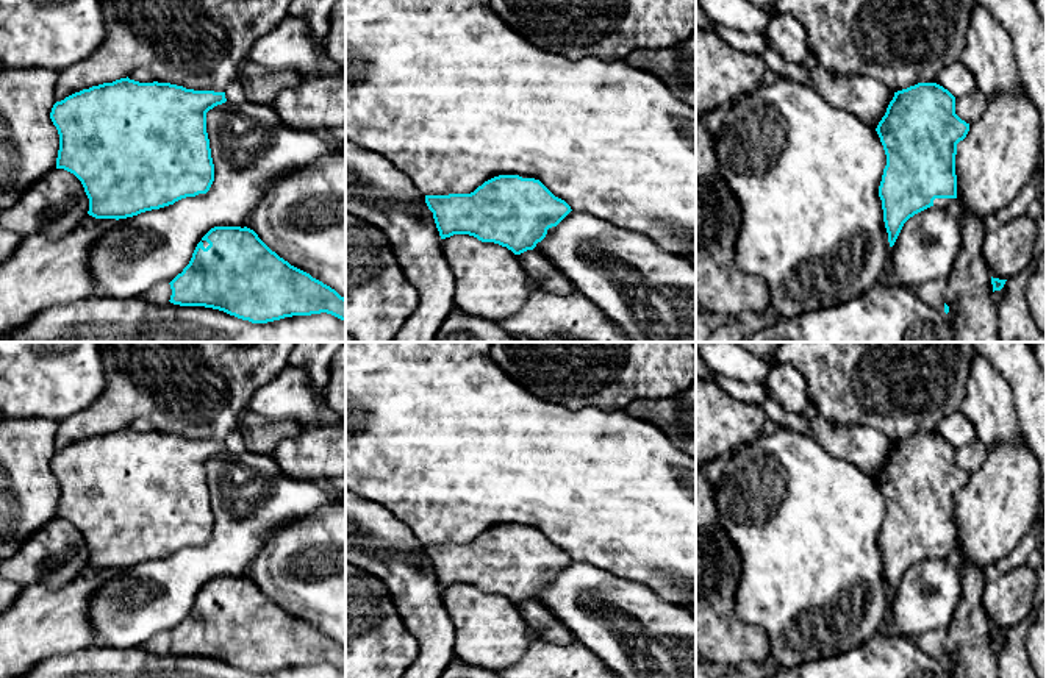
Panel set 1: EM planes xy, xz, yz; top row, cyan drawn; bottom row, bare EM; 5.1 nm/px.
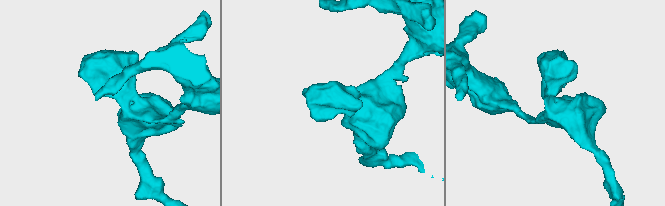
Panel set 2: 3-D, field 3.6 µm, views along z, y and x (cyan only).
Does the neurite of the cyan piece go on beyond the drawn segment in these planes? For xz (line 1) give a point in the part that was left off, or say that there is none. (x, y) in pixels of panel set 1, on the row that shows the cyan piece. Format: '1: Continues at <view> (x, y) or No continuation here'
1: No continuation here

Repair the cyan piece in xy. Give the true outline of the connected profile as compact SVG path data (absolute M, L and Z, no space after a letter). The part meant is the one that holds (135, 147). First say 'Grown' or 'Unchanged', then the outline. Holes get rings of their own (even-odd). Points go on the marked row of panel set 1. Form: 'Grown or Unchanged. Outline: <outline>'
Unchanged. Outline: M128 77L83 89L52 108L50 119L59 134L56 169L64 169L81 181L89 198L88 214L95 219L127 219L206 194L214 181L206 112L225 102L225 92L194 91L158 81L139 83Z

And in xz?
Unchanged. Outline: M519 175L494 177L471 194L425 195L425 203L433 212L441 239L469 234L482 242L507 247L514 255L533 250L546 237L547 230L557 227L572 211L539 180Z

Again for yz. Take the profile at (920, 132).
Grown. Outline: M937 83L894 92L876 128L887 155L879 186L890 247L904 223L930 208L955 208L957 144L969 123L955 114L955 97Z

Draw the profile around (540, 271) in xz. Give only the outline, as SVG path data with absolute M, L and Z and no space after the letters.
M527 250L518 255L530 283L557 295L575 292L574 284L544 255Z

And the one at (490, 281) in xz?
M453 234L441 244L455 277L455 308L497 323L524 308L532 289L518 255L469 234Z

